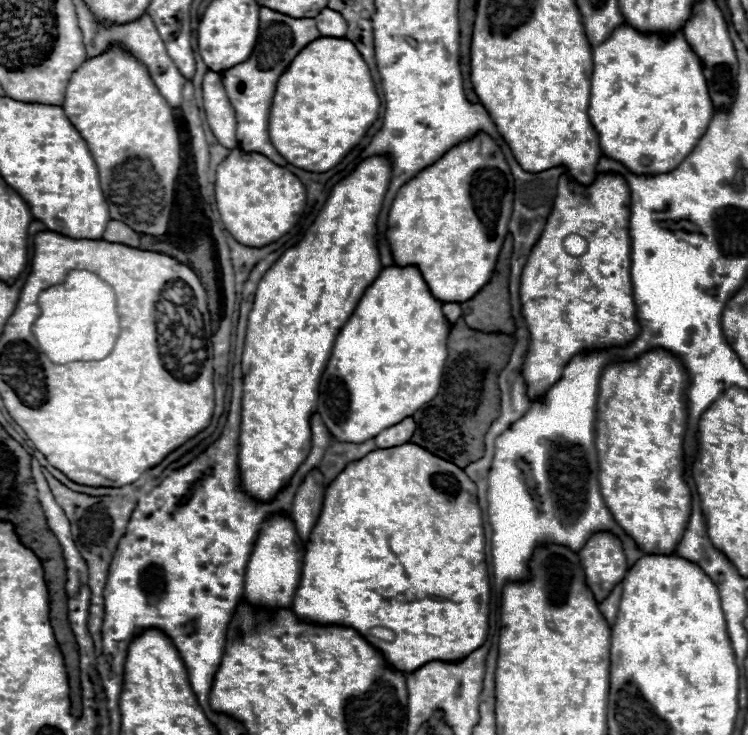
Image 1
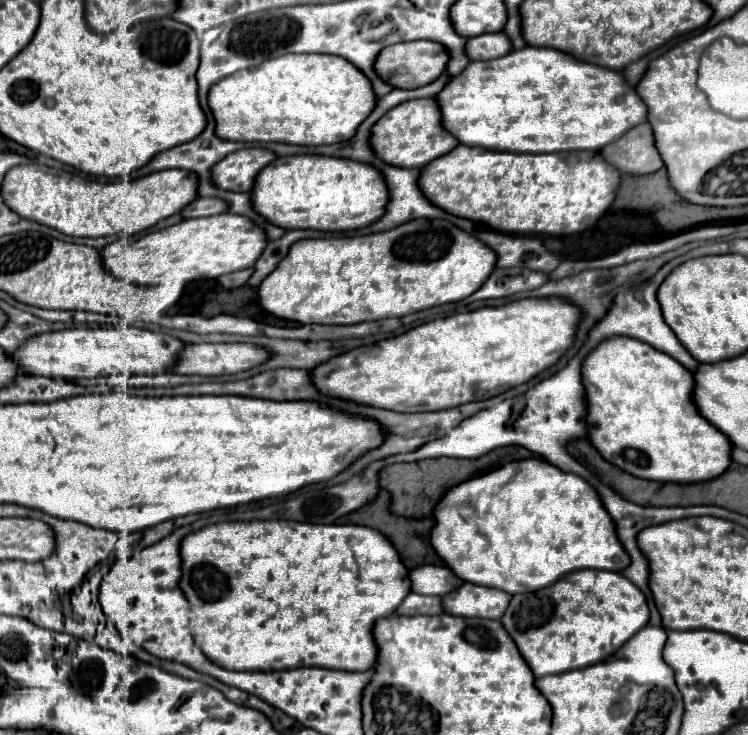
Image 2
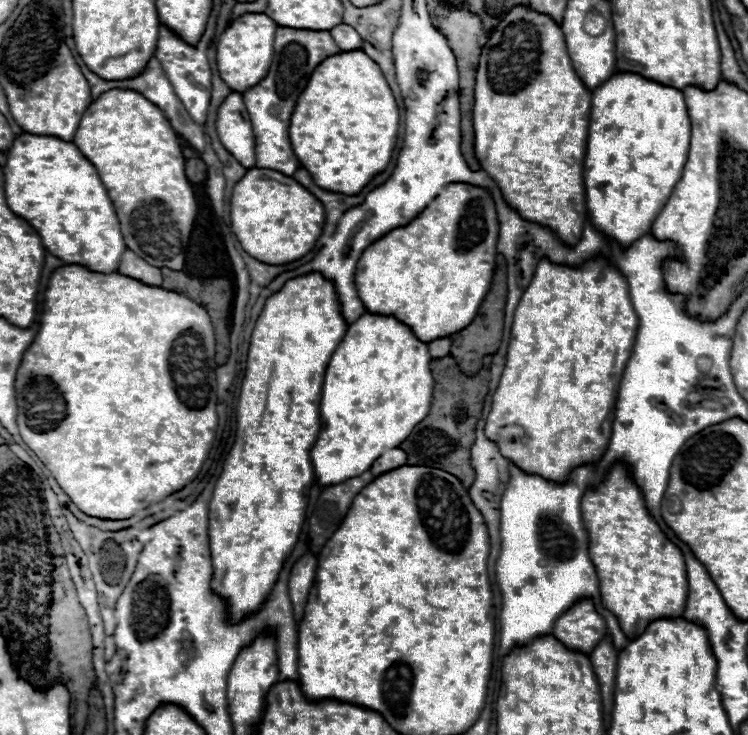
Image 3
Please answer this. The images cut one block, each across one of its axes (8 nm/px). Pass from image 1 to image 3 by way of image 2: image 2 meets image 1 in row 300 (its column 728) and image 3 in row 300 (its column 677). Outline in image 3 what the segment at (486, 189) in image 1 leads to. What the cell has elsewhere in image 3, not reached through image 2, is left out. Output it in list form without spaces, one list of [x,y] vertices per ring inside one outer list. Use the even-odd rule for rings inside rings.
[[[448,184],[412,224],[370,244],[354,274],[358,296],[370,314],[394,316],[422,342],[446,338],[472,324],[494,274],[498,220],[492,196],[470,184]]]

